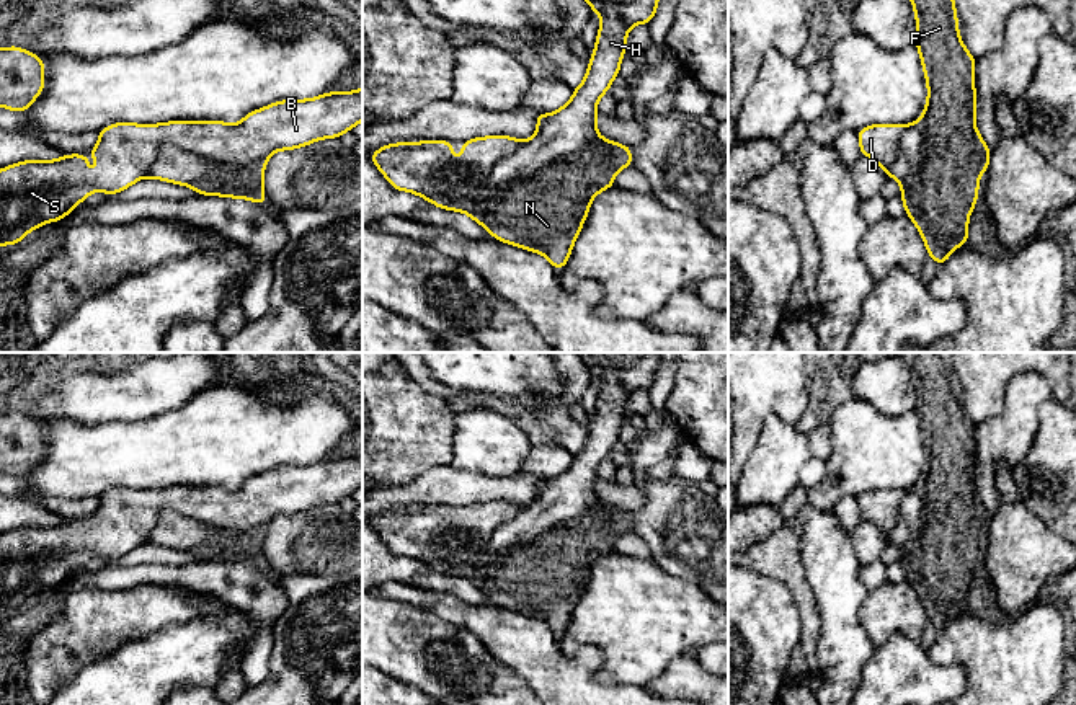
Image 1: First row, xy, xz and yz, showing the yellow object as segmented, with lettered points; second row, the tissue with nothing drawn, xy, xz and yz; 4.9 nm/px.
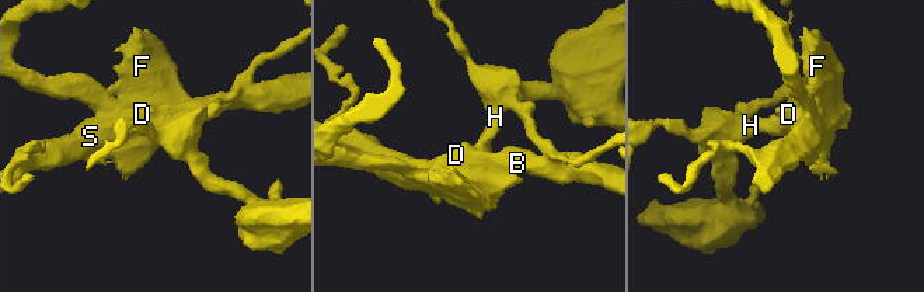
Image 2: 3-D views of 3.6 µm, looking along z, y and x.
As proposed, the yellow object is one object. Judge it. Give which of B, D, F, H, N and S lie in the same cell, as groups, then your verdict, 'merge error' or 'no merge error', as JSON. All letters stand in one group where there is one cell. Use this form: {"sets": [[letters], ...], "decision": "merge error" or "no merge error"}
{"sets": [["B", "D", "F", "N", "S"], ["H"]], "decision": "merge error"}

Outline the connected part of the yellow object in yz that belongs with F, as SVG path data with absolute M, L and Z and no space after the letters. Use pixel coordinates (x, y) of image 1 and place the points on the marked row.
M911 0L918 24L914 46L927 80L927 104L918 121L926 140L923 165L901 181L906 215L924 238L927 255L942 266L960 245L968 243L968 214L978 197L978 178L988 170L991 150L975 126L975 62L965 49L954 0Z

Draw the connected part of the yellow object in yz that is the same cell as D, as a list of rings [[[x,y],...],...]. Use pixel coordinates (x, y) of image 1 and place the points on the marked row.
[[[874,124],[857,131],[860,155],[874,158],[883,170],[888,170],[898,155],[901,124]]]

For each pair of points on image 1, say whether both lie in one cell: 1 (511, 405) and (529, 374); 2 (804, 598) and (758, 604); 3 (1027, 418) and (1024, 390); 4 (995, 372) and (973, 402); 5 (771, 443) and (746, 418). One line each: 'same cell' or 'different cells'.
1: different cells
2: different cells
3: same cell
4: same cell
5: different cells

